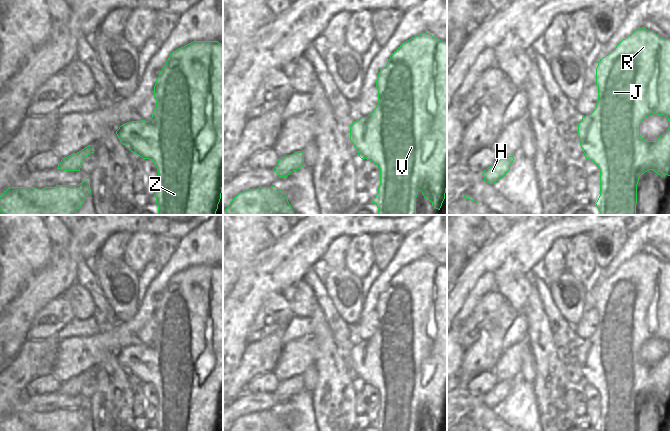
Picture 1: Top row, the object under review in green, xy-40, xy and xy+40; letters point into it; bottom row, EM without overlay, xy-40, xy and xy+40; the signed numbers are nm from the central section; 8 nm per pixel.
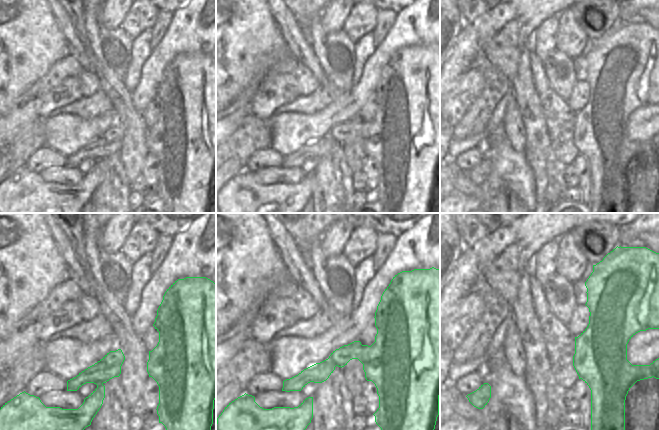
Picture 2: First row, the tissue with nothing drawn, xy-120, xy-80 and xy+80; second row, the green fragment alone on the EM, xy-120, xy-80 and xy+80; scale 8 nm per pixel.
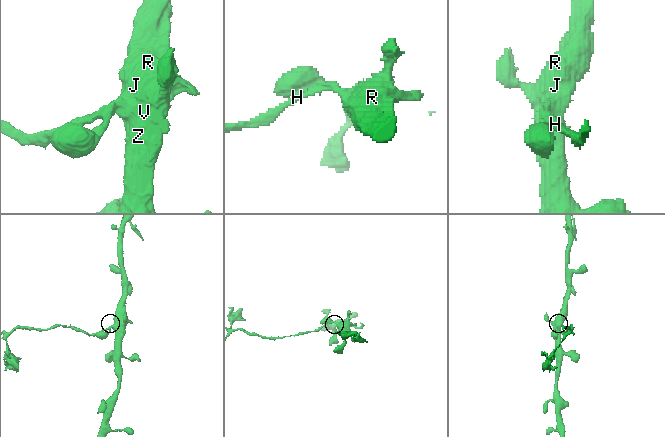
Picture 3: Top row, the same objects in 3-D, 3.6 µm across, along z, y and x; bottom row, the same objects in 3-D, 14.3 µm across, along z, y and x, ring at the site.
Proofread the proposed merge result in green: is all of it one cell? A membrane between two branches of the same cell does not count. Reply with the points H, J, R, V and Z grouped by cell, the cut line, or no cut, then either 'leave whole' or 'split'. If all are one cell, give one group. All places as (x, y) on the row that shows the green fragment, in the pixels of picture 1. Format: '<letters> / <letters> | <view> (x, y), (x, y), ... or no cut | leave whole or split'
H / J R V Z | xy-40 (119, 128), (130, 130), (134, 140), (127, 146) | split

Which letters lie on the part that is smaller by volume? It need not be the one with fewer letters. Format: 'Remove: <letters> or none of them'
Remove: H

